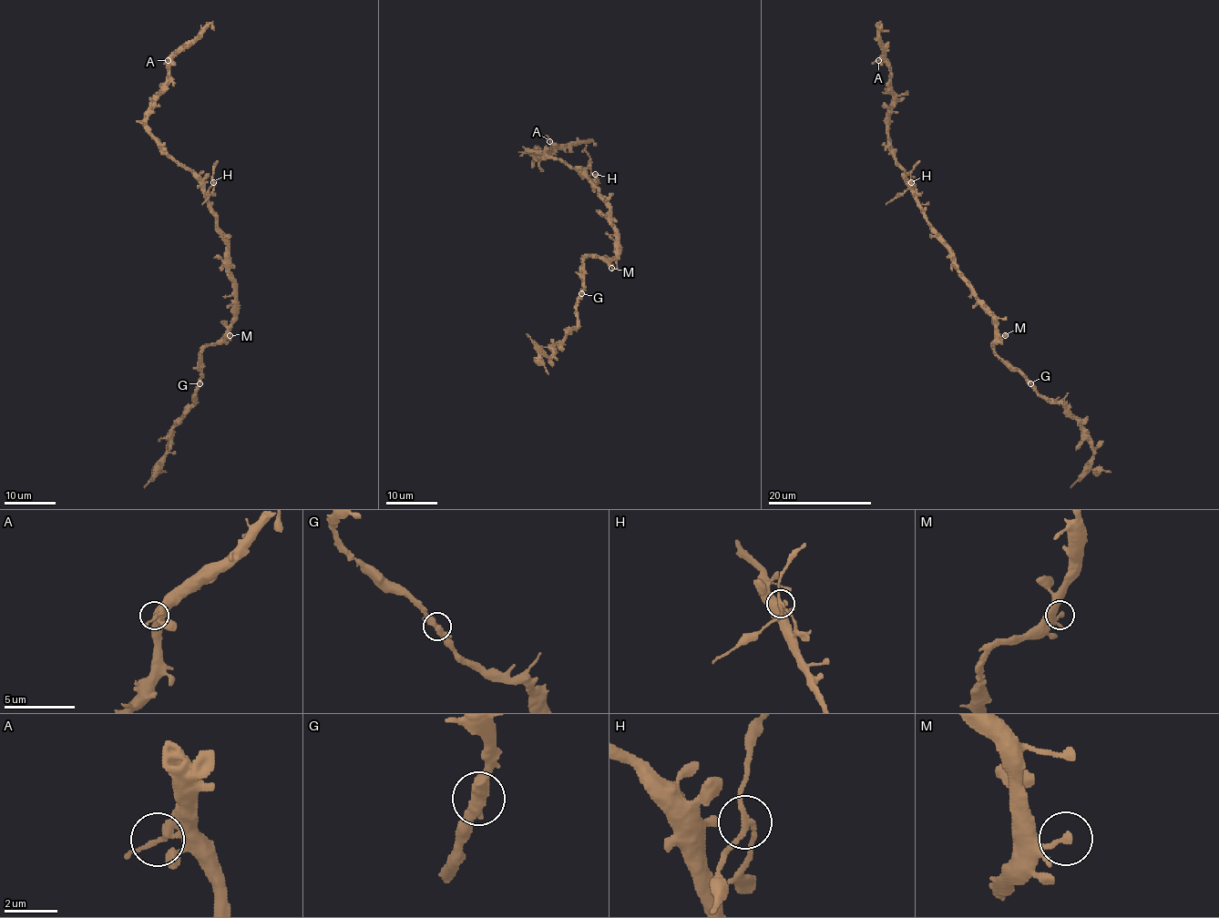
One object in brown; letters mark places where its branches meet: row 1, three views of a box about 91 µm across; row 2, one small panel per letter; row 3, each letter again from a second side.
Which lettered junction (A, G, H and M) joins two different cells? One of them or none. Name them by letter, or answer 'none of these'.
H

